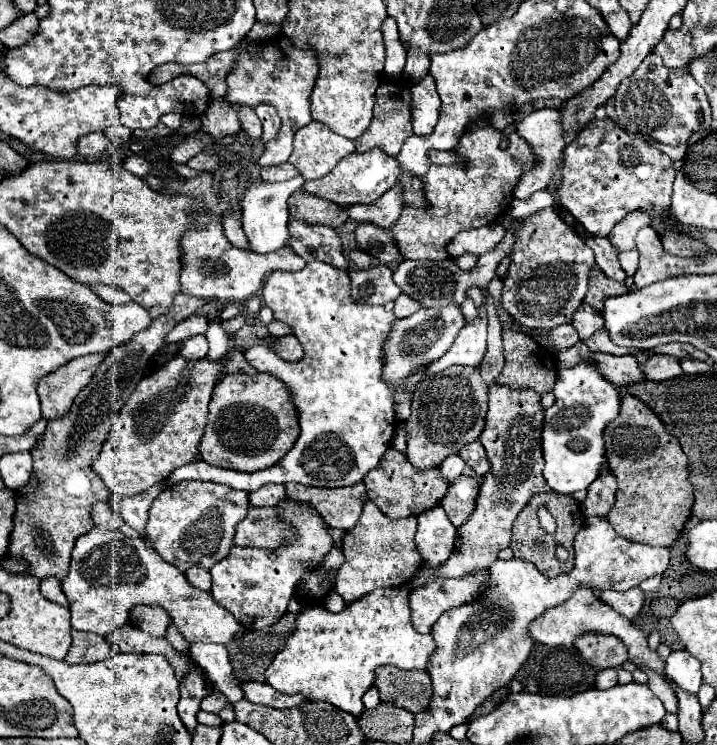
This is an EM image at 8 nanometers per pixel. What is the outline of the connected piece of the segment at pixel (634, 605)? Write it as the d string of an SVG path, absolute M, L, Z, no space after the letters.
M611 590L601 592L601 600L627 620L633 620L641 612L645 602L643 592L611 592Z

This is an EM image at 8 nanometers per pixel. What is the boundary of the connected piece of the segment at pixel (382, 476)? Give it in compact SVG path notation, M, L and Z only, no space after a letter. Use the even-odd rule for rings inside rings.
M395 448L387 450L387 454L379 462L379 466L373 468L363 478L363 484L367 488L367 496L391 520L399 520L399 518L407 518L407 516L419 516L419 514L435 508L443 500L443 496L447 494L447 486L439 474L439 470L413 470L407 456L397 452Z

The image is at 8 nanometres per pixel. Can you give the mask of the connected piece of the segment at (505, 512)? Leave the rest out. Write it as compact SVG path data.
M493 384L489 388L489 412L479 442L487 450L491 470L483 476L475 510L471 512L469 520L457 528L457 540L451 558L441 568L431 570L429 576L421 570L415 572L409 580L409 588L427 586L437 578L463 578L479 570L487 570L497 560L499 552L509 546L511 526L525 502L529 502L535 494L553 492L543 478L543 424L545 408L541 406L541 396L533 388L513 390L511 386L501 384Z

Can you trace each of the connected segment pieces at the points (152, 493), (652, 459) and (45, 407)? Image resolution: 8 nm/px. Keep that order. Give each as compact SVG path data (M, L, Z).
M159 482L153 490L147 490L145 494L139 494L137 498L113 498L111 506L121 514L121 518L139 532L139 536L145 540L145 526L147 526L147 510L155 496L165 488L165 482Z
M623 394L621 398L621 414L615 422L605 428L605 442L607 442L607 458L611 470L617 478L617 500L613 510L609 512L607 520L615 528L615 532L631 542L641 542L649 546L671 546L683 528L691 520L691 508L695 502L693 484L689 482L689 458L681 450L679 440L673 434L667 434L665 424L659 416L637 396Z
M105 354L81 356L61 366L61 370L45 376L37 386L43 418L63 418L71 410L77 394L91 382L95 370L103 364L103 360Z

